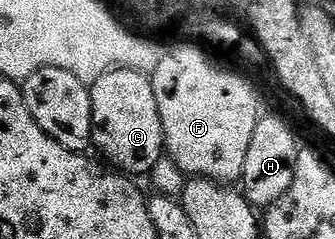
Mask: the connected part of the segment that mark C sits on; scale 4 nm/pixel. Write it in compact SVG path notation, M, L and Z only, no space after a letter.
M118 69L91 80L90 90L92 147L100 150L115 170L129 177L151 176L154 164L166 153L162 117L158 117L151 78L142 71Z

